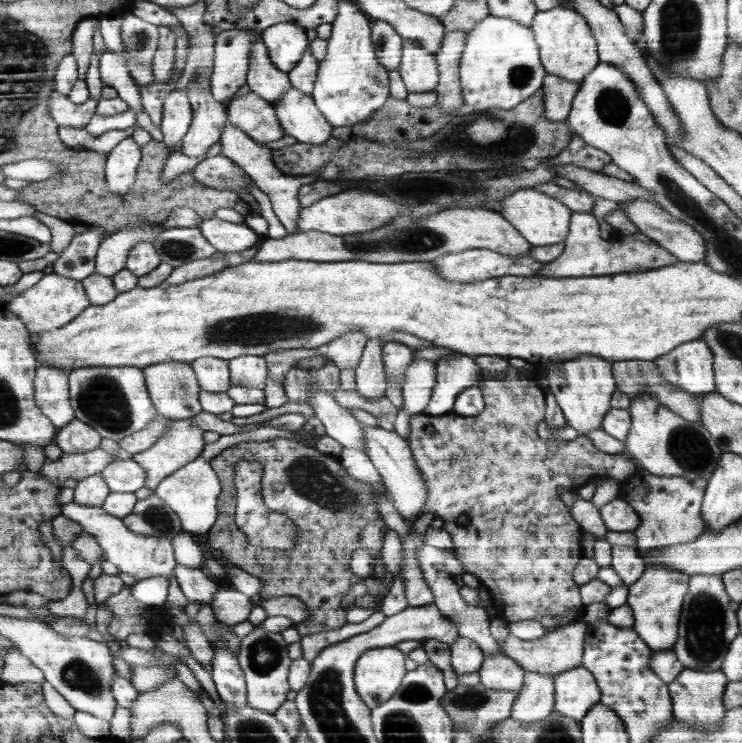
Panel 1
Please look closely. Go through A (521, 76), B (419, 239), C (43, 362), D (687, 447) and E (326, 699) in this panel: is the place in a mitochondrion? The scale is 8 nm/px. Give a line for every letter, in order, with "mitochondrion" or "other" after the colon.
A: mitochondrion
B: mitochondrion
C: other
D: mitochondrion
E: mitochondrion

